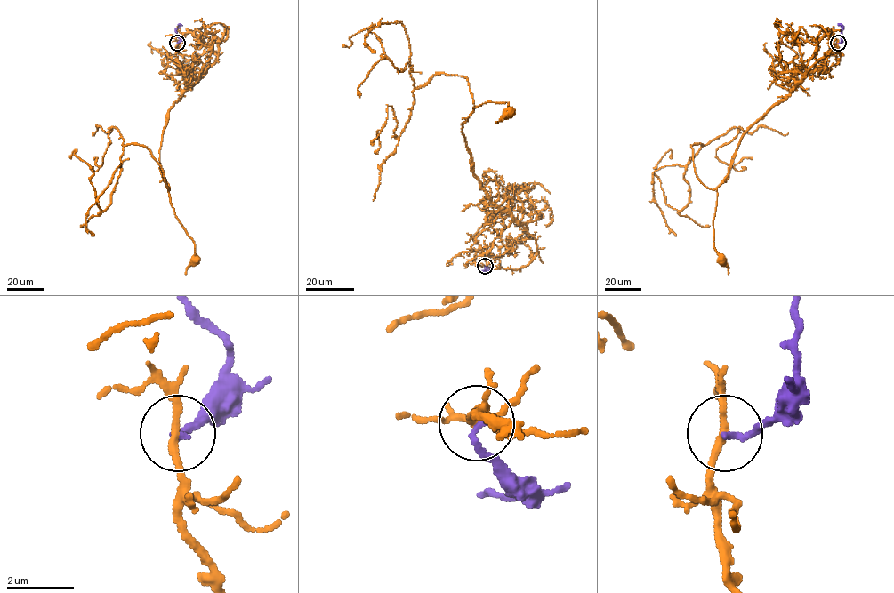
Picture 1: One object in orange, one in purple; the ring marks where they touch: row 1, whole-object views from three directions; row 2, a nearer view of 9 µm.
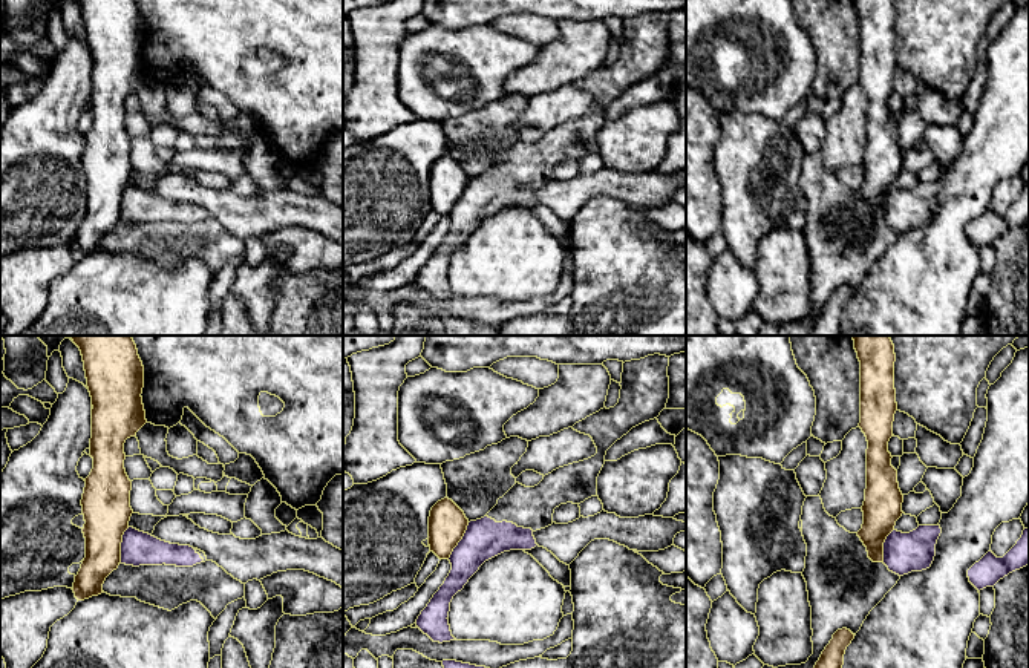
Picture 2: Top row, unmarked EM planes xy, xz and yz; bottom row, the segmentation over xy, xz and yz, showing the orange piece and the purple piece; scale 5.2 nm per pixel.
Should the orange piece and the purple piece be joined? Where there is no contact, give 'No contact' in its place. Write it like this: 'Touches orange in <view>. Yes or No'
Touches orange in xy. No

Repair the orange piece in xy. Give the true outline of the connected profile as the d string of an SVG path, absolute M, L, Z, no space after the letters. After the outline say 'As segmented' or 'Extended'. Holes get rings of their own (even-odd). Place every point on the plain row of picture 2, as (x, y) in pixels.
M75 0L83 12L87 44L92 54L90 113L93 126L84 136L81 156L84 172L86 214L74 239L78 257L98 253L106 234L121 219L122 192L129 185L133 170L130 164L132 138L124 126L124 100L135 93L147 80L142 61L144 23L135 0Z. As segmented

